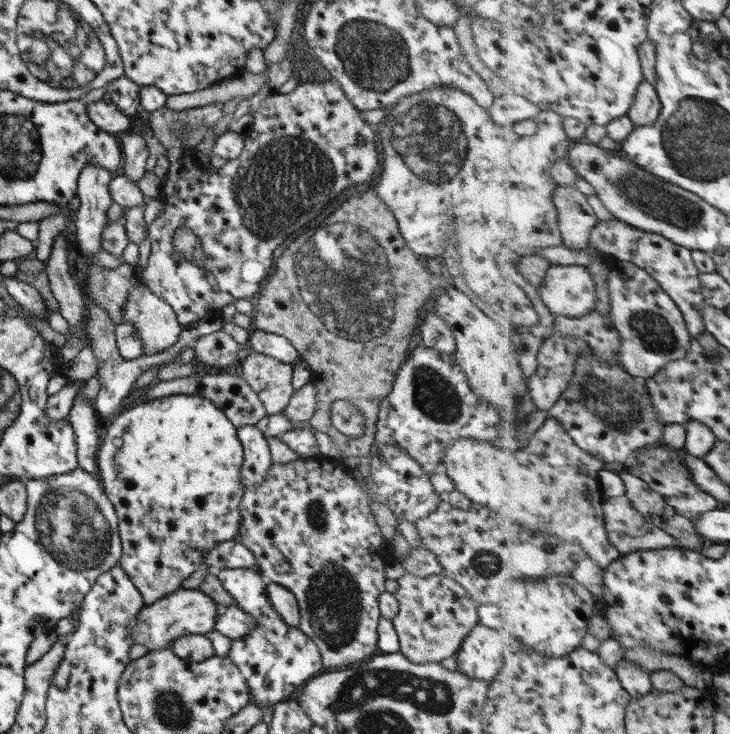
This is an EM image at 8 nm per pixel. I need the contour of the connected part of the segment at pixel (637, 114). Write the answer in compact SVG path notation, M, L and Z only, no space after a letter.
M644 80L638 88L635 102L628 112L636 126L651 126L657 122L662 109L656 86Z

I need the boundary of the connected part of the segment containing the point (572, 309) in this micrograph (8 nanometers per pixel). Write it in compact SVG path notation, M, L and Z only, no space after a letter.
M553 265L539 291L554 315L576 319L597 306L596 282L586 266Z

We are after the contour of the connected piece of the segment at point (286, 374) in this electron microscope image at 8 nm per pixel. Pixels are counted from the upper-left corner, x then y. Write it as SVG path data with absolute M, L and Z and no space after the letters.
M250 353L240 364L241 379L257 395L265 410L265 416L281 414L289 402L293 387L291 387L292 365L284 364L259 353Z

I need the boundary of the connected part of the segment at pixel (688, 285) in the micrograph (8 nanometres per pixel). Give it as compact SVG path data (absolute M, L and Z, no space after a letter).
M617 219L599 220L593 227L590 242L591 246L607 254L611 260L629 261L650 272L679 305L692 336L707 333L702 313L707 304L702 293L701 272L690 248L673 242L665 235L647 232Z

